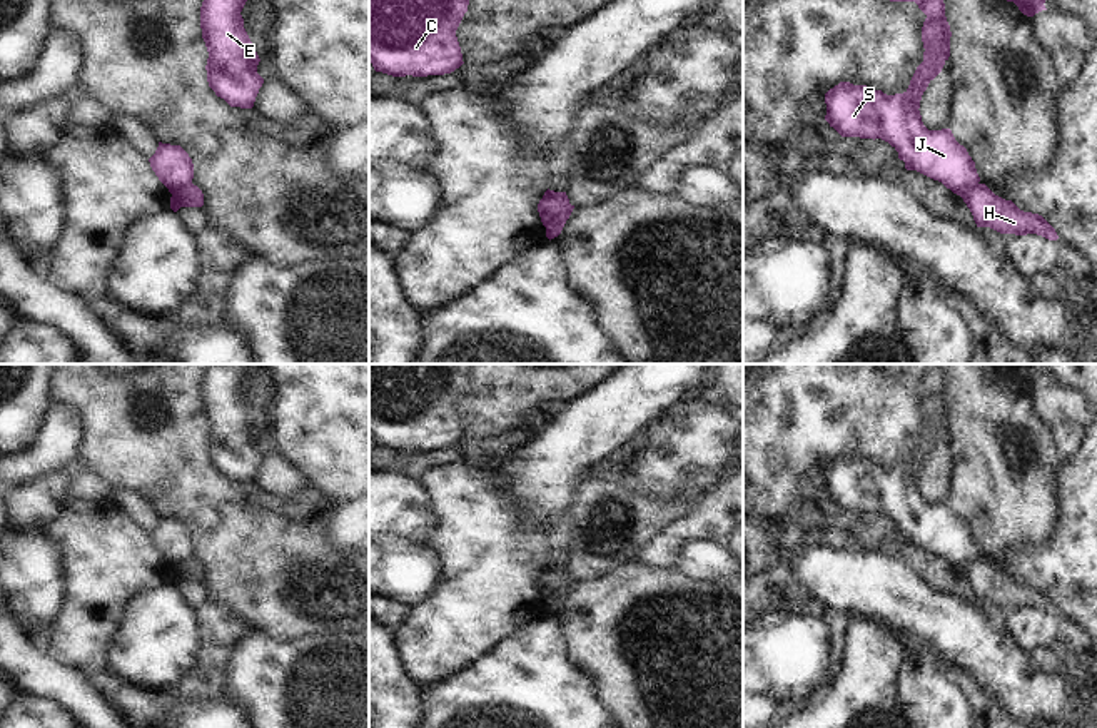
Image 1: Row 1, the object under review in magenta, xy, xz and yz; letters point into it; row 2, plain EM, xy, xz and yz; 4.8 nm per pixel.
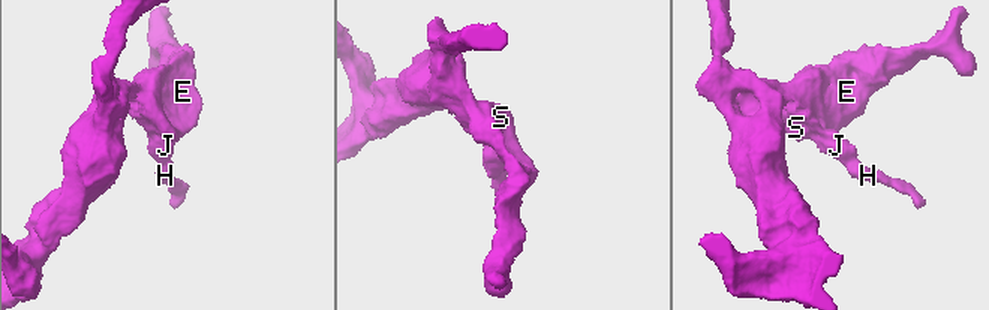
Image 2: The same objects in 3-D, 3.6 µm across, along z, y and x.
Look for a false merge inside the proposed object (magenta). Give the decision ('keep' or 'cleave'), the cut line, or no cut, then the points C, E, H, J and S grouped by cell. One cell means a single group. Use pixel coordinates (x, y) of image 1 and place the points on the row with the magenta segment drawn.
cleave | xz (570, 204), (556, 219), (545, 226) | C E J S / H

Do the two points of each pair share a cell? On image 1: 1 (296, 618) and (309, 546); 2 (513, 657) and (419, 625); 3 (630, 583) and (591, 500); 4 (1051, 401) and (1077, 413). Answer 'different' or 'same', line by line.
1: same
2: different
3: different
4: same

